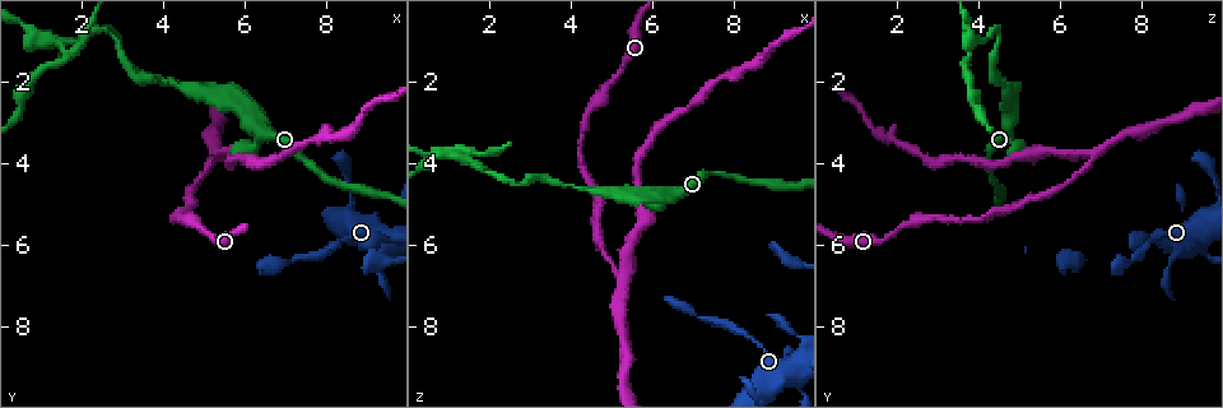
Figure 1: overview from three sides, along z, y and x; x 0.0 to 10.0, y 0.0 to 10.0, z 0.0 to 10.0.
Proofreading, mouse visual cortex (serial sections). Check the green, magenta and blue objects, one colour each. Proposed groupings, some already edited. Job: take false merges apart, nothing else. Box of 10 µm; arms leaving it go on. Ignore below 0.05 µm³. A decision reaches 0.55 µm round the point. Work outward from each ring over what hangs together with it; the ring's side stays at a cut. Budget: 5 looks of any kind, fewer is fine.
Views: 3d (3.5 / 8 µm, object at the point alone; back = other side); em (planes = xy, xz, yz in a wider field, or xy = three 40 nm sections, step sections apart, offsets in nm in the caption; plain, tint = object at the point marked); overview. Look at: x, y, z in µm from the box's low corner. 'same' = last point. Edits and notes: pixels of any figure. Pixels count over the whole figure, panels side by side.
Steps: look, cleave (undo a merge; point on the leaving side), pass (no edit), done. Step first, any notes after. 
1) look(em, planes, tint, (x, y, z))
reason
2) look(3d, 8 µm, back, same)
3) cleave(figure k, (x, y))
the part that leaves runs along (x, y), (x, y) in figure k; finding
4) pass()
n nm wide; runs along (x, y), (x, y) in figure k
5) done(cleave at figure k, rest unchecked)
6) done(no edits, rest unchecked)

look(3d, 3.5 µm, (5.25, 3.80, 6.85))
arms part here

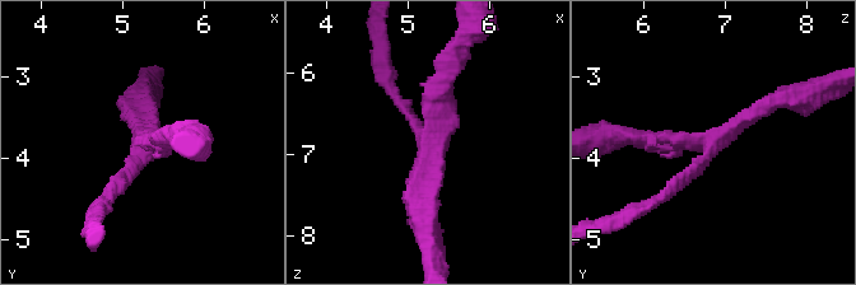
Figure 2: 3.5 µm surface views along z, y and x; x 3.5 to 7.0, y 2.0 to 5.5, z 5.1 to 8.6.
look(em, xy, step 2, tint, (5.35, 3.80, 6.80))
3 arms; arms of 150, 200, 250 nm

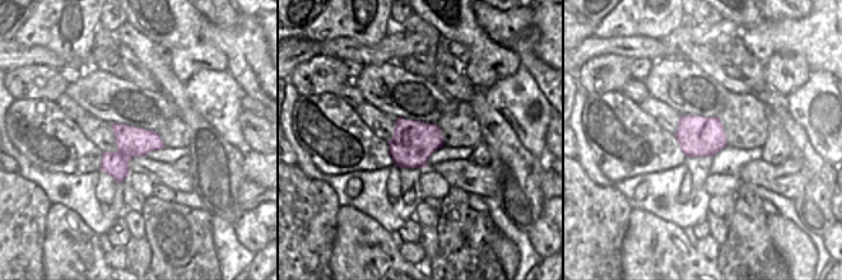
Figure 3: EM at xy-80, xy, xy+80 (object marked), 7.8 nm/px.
pass()
runs along (107, 199), (135, 155), (166, 135) in figure 2; continuous, no second cell

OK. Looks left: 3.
look(3d, 3.5 µm, (1.50, 1.15, 3.90))
four arms meet

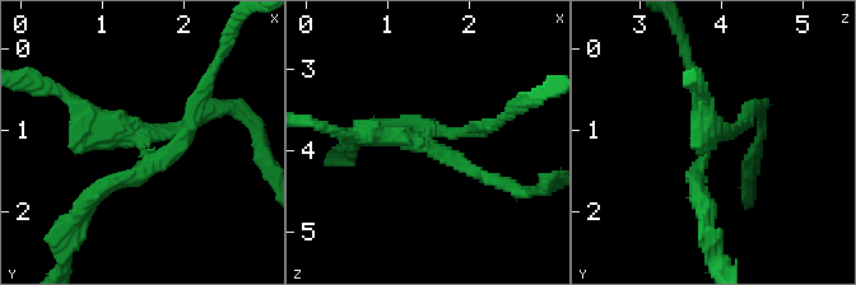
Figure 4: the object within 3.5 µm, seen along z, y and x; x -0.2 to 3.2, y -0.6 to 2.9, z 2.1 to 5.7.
look(em, planes, tint, (1.45, 1.05, 3.95))
4 arms; arms of 150, 200, 200, 250 nm

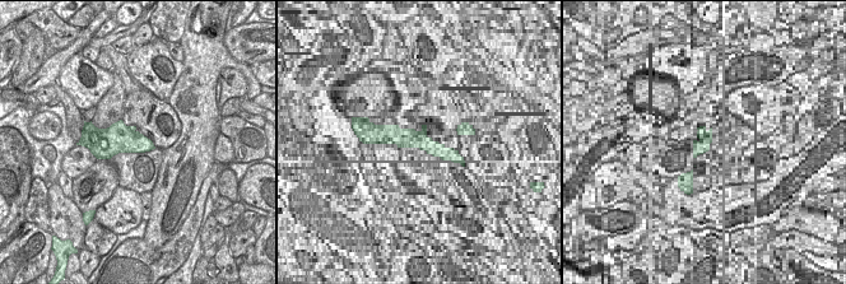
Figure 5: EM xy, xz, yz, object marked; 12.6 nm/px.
look(em, xy, step 2, tint, same)
another direction

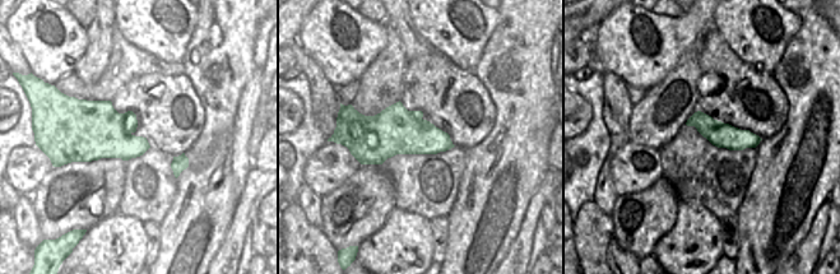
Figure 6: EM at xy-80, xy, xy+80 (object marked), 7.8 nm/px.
cleave(figure 4, (110, 185))
the part that leaves runs along (154, 155), (99, 191), (69, 234) in figure 4; two cells meet here

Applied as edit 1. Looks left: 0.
done(cleave at figure 4, rest unchecked)

